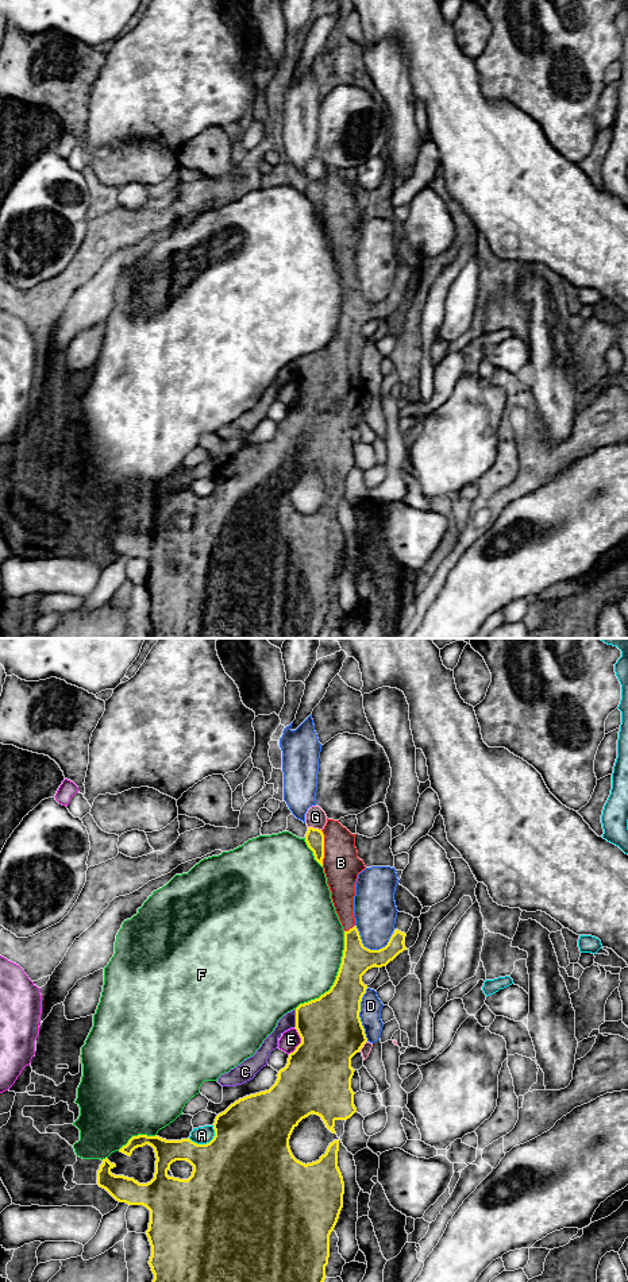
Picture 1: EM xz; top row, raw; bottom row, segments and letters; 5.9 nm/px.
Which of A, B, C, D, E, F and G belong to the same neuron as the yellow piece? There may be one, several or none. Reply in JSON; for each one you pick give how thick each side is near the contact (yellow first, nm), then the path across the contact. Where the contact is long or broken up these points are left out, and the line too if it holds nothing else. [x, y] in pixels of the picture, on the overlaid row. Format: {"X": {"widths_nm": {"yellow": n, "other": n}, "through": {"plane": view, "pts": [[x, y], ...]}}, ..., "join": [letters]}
{"B": {"widths_nm": {"yellow": 110, "other": 220}}, "join": ["B"]}

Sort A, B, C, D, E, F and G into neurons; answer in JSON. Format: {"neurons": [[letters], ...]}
{"neurons": [["A"], ["B"], ["C"], ["D"], ["E"], ["F"], ["G"]]}

